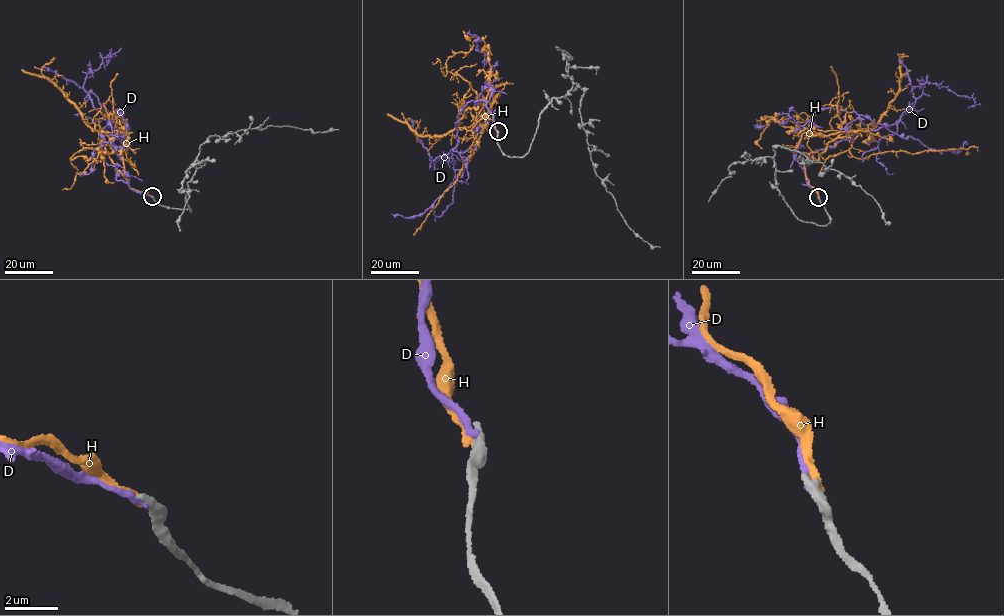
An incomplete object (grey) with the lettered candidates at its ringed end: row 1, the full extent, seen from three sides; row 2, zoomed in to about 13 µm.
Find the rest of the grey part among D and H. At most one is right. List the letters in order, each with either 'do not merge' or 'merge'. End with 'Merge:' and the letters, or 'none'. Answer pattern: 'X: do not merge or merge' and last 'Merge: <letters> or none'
D: do not merge
H: do not merge
Merge: none

